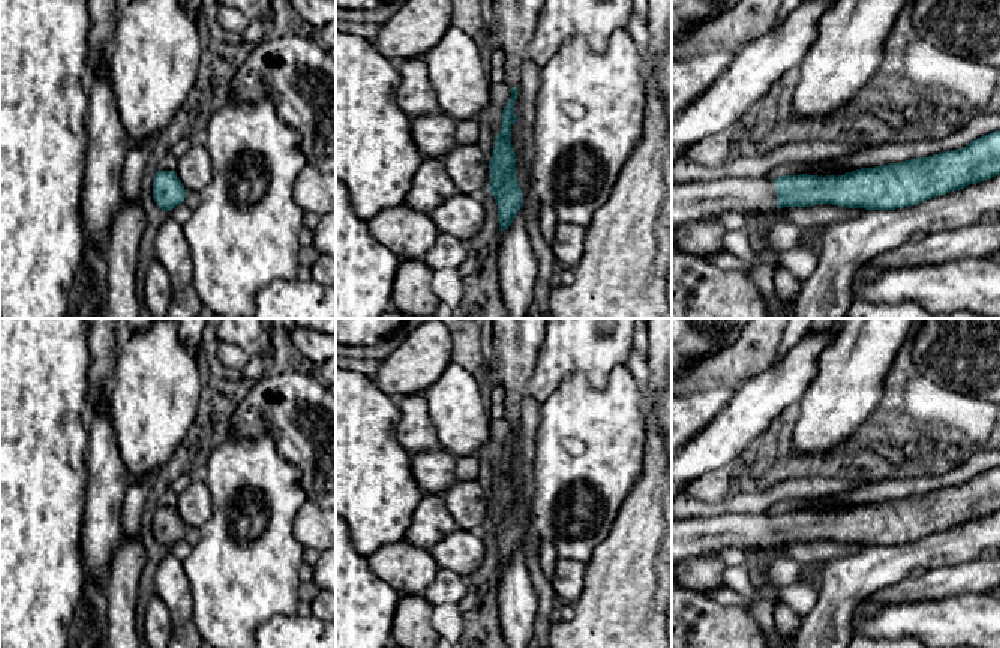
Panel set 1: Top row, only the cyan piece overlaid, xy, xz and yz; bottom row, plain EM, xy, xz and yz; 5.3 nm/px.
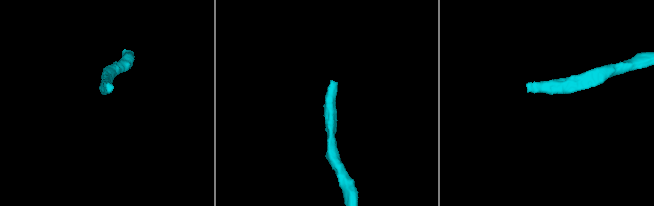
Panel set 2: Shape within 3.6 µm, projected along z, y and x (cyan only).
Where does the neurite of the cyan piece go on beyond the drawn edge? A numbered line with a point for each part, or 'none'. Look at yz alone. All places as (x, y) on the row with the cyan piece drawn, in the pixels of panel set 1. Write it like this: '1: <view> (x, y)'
1: yz (696, 200)

